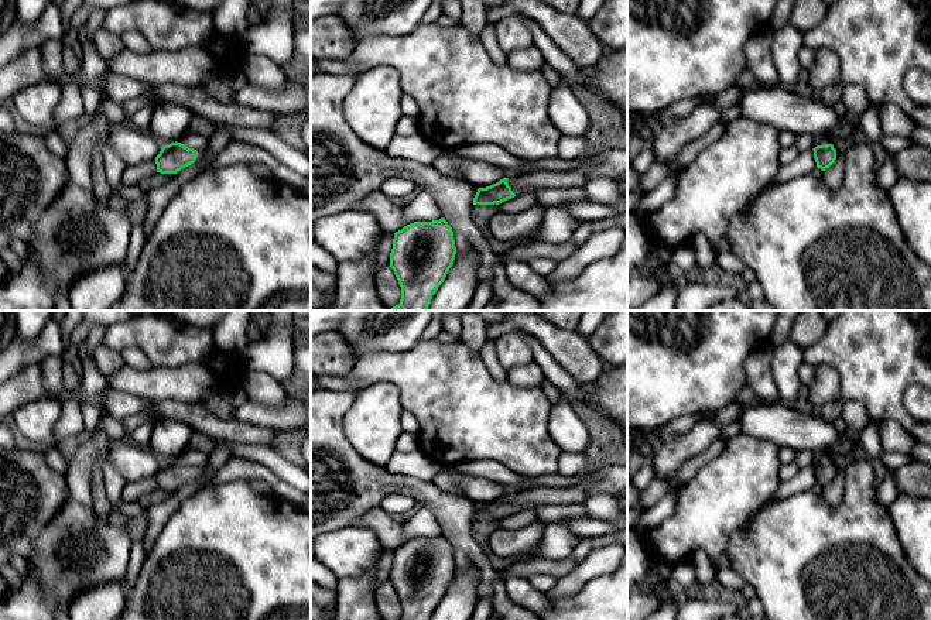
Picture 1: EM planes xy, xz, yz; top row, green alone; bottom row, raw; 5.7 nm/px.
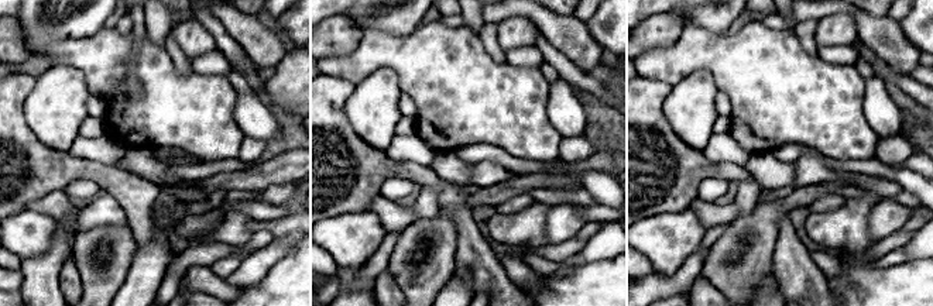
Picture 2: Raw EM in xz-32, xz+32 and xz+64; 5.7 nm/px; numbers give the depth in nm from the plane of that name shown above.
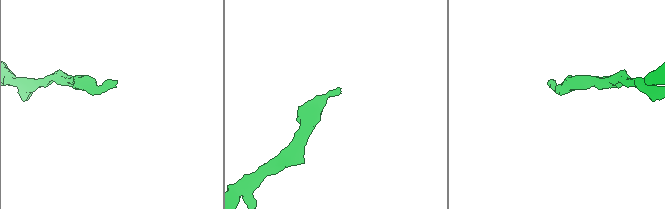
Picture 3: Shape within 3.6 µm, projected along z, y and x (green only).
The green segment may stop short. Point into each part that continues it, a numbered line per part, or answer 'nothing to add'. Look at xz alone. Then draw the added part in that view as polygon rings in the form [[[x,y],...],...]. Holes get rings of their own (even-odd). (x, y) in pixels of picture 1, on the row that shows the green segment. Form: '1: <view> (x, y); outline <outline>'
1: xz (612, 163); outline [[[612,148],[593,155],[578,169],[533,171],[509,178],[507,184],[517,196],[535,189],[585,188],[589,178],[610,177],[617,179],[624,172],[627,172],[627,148]]]

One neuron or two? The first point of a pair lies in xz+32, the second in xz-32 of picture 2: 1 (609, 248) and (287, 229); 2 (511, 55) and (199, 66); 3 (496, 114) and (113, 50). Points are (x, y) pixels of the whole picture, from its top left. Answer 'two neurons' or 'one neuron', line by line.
1: two neurons
2: one neuron
3: one neuron

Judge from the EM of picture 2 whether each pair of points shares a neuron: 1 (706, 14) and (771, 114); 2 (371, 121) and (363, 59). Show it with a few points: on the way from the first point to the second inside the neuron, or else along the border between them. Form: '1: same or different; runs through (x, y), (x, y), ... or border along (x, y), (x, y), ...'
1: different; border along (685, 24), (697, 24), (723, 34)
2: different; border along (398, 75), (391, 69), (377, 68), (356, 83)

